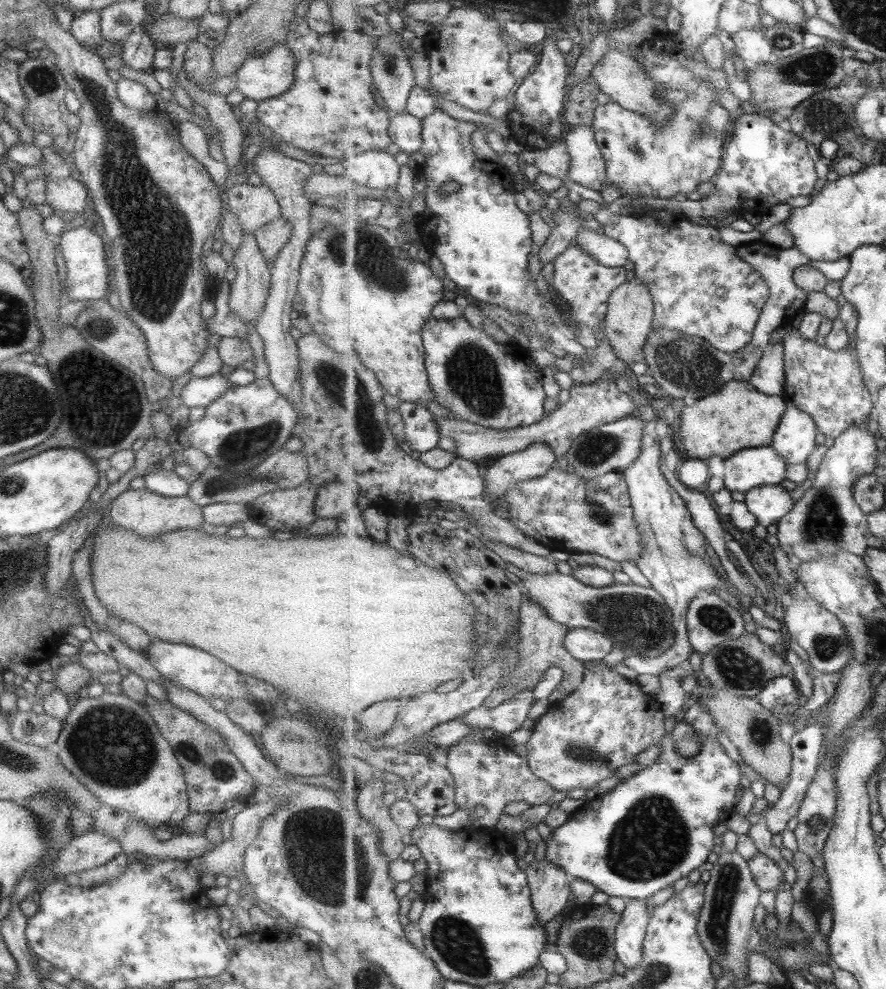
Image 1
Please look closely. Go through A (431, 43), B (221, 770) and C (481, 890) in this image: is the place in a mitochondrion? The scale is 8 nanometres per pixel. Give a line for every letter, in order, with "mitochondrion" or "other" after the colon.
A: other
B: mitochondrion
C: other

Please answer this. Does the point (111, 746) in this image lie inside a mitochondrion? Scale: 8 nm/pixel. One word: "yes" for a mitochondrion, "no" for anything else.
yes

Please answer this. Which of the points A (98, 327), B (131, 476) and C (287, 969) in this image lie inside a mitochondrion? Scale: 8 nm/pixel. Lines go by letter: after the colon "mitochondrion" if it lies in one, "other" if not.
A: mitochondrion
B: other
C: other

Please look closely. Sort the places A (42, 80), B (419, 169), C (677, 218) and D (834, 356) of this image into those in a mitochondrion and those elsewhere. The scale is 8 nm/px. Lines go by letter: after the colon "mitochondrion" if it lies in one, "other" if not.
A: mitochondrion
B: other
C: other
D: other

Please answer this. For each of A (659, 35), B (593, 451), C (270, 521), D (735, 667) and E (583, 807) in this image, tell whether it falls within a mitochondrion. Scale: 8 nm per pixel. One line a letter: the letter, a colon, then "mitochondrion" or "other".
A: other
B: mitochondrion
C: other
D: mitochondrion
E: other

